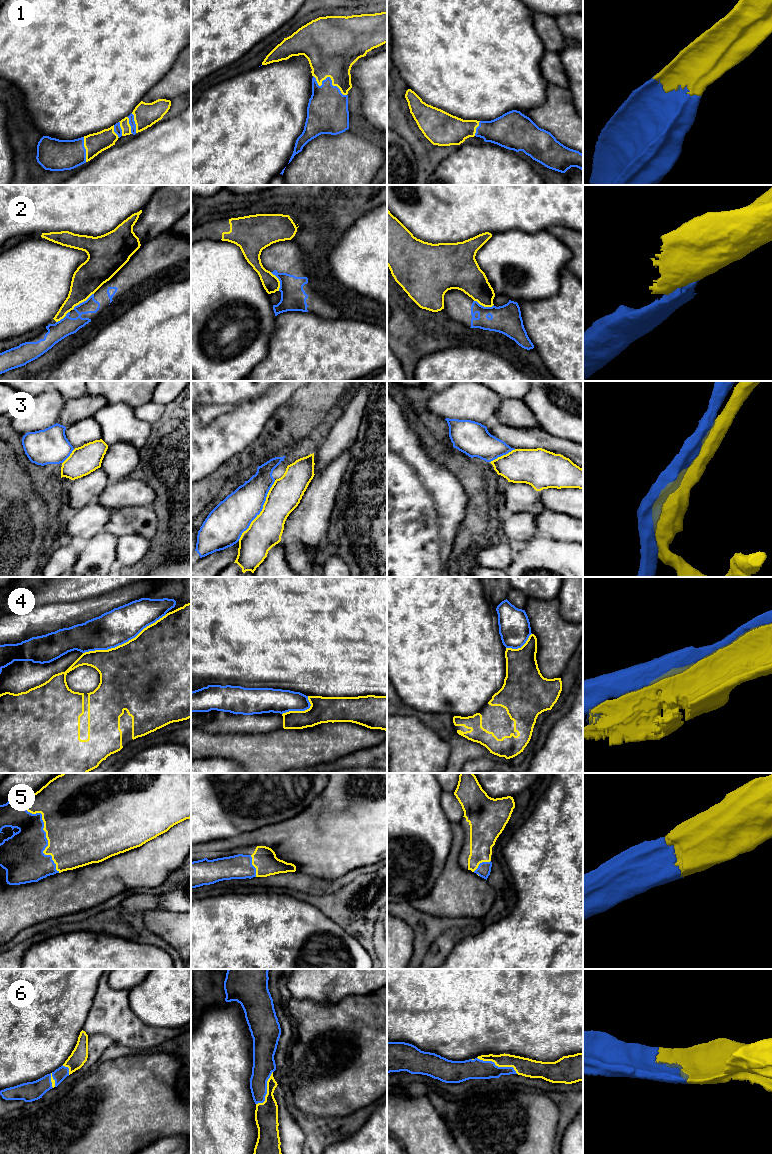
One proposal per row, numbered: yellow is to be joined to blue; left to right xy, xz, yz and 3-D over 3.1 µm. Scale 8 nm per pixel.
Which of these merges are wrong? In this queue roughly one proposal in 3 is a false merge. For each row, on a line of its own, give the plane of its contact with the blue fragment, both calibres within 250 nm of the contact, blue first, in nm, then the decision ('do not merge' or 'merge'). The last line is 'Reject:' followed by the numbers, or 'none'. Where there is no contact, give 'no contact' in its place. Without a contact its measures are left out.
1: contact in xz; calibres 320 and 440 nm; merge
2: contact in xy; calibres 140 and 240 nm; do not merge
3: contact in xz; calibres 300 and 260 nm; do not merge
4: contact in xy; calibres 280 and 480 nm; do not merge
5: contact in xy; calibres 340 and 500 nm; merge
6: contact in yz; calibres 160 and 150 nm; merge
Reject: 2, 3, 4

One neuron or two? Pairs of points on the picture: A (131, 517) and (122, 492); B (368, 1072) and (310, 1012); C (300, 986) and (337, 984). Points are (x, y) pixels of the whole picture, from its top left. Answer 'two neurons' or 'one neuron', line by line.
A: two neurons
B: one neuron
C: one neuron

